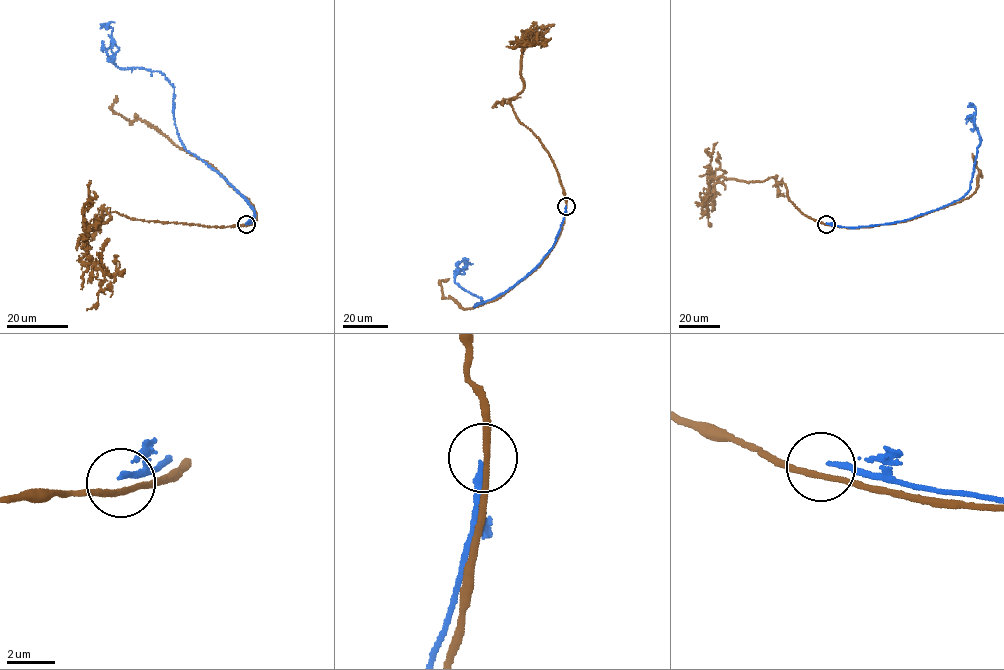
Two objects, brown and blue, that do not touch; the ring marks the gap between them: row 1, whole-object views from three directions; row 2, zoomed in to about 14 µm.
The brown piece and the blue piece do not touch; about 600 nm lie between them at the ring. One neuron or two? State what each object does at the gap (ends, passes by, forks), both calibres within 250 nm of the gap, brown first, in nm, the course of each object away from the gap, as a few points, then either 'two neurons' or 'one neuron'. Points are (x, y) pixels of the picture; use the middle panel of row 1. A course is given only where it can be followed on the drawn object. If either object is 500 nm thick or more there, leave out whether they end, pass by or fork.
brown passes by; blue ends there; 240 nm thick on the brown side, 220 nm on the other; brown runs (566, 206), (556, 167), (510, 103), (523, 89), (520, 59), (528, 40), (523, 40), (531, 43), (506, 46); blue runs (566, 206), (552, 248), (537, 265), (502, 293), (474, 306), (484, 302), (454, 279), (473, 263); two neurons

